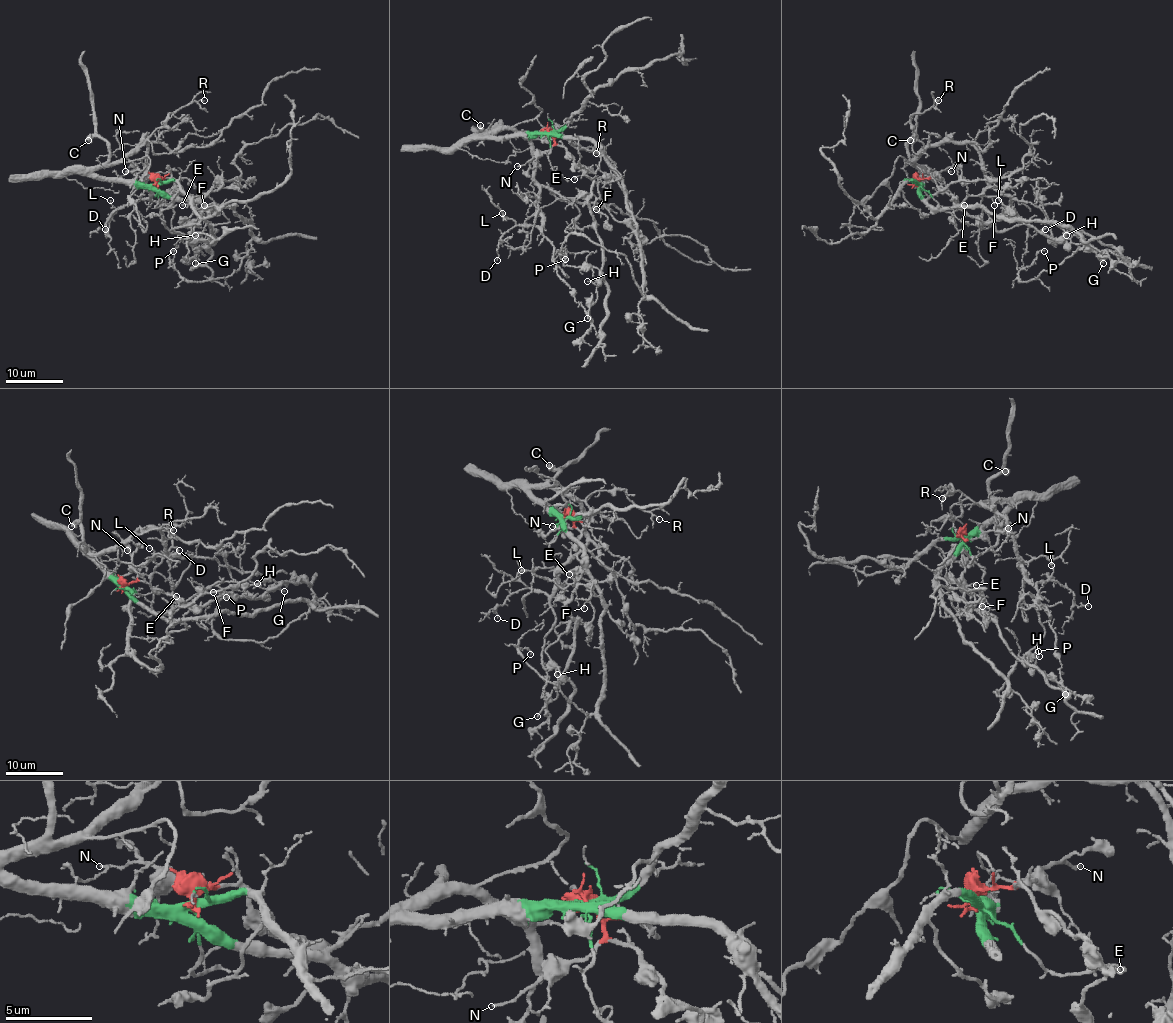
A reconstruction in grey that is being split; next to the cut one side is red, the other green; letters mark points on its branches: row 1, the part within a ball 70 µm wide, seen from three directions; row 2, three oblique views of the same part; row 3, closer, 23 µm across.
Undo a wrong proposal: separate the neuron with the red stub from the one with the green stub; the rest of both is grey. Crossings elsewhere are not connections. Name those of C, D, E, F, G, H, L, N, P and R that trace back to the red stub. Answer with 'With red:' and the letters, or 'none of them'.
With red: E, F, G, H, N

